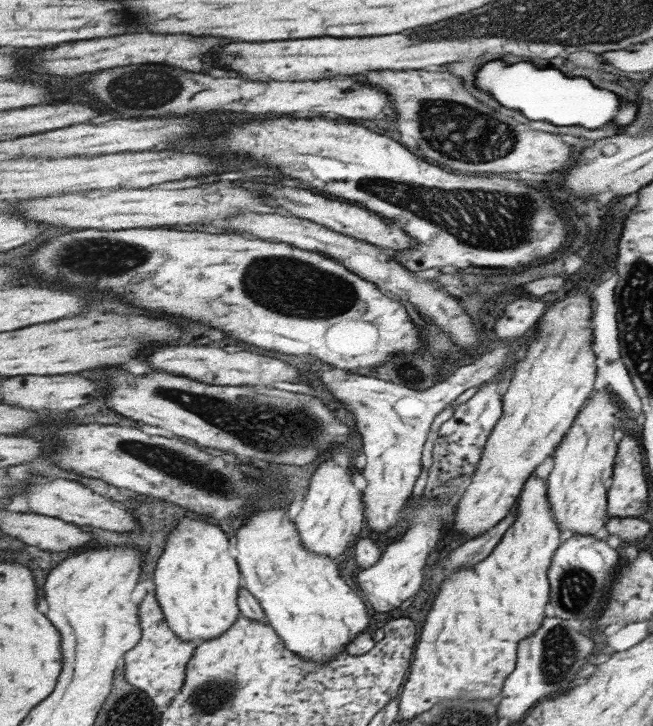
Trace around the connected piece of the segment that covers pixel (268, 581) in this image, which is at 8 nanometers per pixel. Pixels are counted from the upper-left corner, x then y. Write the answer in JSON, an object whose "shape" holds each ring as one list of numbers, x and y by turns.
{"shape":[[281,502,271,503,268,506,273,506,271,510,257,510,252,516,253,518,248,519,247,523,243,523,237,530,236,534,236,548,238,549,238,565,240,570,242,571,243,576,243,586,246,590,249,590,251,594,255,596,255,598,259,599,261,606,264,608,265,614,269,619,269,624,271,624,277,634,283,638,283,642,285,642,287,648,295,652,295,654,299,654,299,656,303,656,303,658,307,658,307,660,315,660,315,662,319,662,319,664,327,664,327,662,331,662,331,660,335,660,335,658,339,657,339,654,343,654,346,652,347,646,351,644,359,634,365,632,367,628,369,628,369,622,371,622,371,616,369,616,369,610,367,610,367,604,361,600,362,595,357,594,349,584,343,578,341,578,341,574,339,572,339,564,335,564,333,562,333,558,329,558,329,556,323,556,323,554,315,554,313,550,309,550,305,544,303,544,302,535,299,534,299,528,289,520,289,514,287,514,287,504,281,504]]}

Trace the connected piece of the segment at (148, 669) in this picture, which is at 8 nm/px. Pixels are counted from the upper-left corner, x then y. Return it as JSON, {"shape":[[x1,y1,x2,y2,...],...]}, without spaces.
{"shape":[[155,590,141,601,140,608,143,622,143,638,139,644,127,654,124,663,127,670,127,680,136,688,147,691,157,706,167,708,174,701,175,696,181,692,181,686,186,684,187,666,194,657,197,642,183,642,178,634,169,626,166,615]]}

